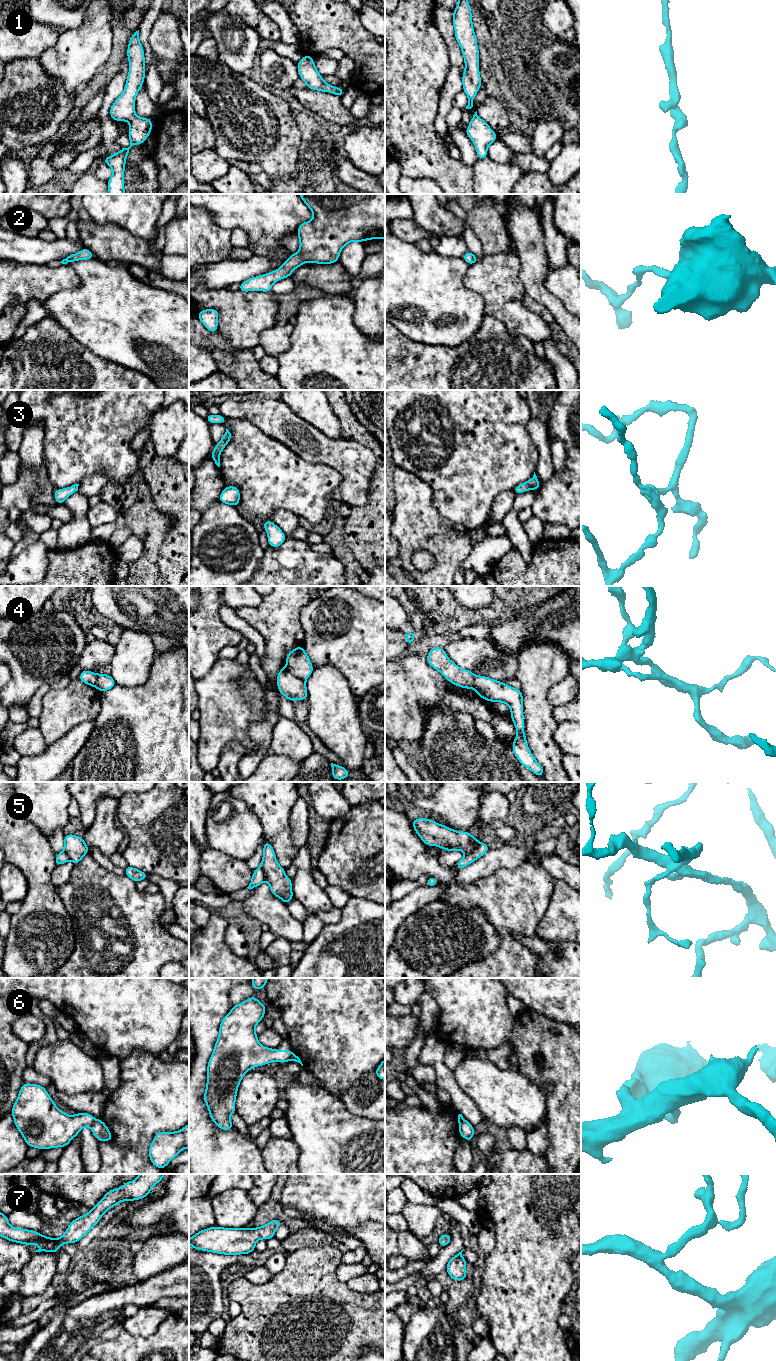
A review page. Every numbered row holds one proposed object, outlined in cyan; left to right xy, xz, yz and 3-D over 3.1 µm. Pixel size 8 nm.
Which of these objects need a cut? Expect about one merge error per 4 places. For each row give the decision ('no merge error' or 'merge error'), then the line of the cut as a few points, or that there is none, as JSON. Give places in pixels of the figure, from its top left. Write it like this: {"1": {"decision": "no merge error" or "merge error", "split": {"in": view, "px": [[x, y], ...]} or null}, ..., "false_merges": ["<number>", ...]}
{"1": {"decision": "no merge error", "split": null}, "2": {"decision": "no merge error", "split": null}, "3": {"decision": "no merge error", "split": null}, "4": {"decision": "merge error", "split": {"in": "xz", "px": [[286, 667], [292, 674], [304, 680]]}}, "5": {"decision": "merge error", "split": {"in": "yz", "px": [[481, 843], [466, 855]]}}, "6": {"decision": "merge error", "split": {"in": "xy", "px": [[96, 1120], [90, 1126]]}}, "7": {"decision": "no merge error", "split": null}, "false_merges": ["4", "5", "6"]}

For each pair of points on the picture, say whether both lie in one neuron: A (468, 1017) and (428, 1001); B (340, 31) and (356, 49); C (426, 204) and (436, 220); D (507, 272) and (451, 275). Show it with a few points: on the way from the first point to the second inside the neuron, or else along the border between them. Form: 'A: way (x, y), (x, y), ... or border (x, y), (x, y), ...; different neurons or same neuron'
A: border (424, 990), (438, 1007), (439, 1022), (436, 1027); different neurons
B: way (344, 35), (354, 45); same neuron
C: way (426, 208), (432, 216); same neuron
D: border (470, 265), (464, 275), (463, 284), (478, 293); different neurons

